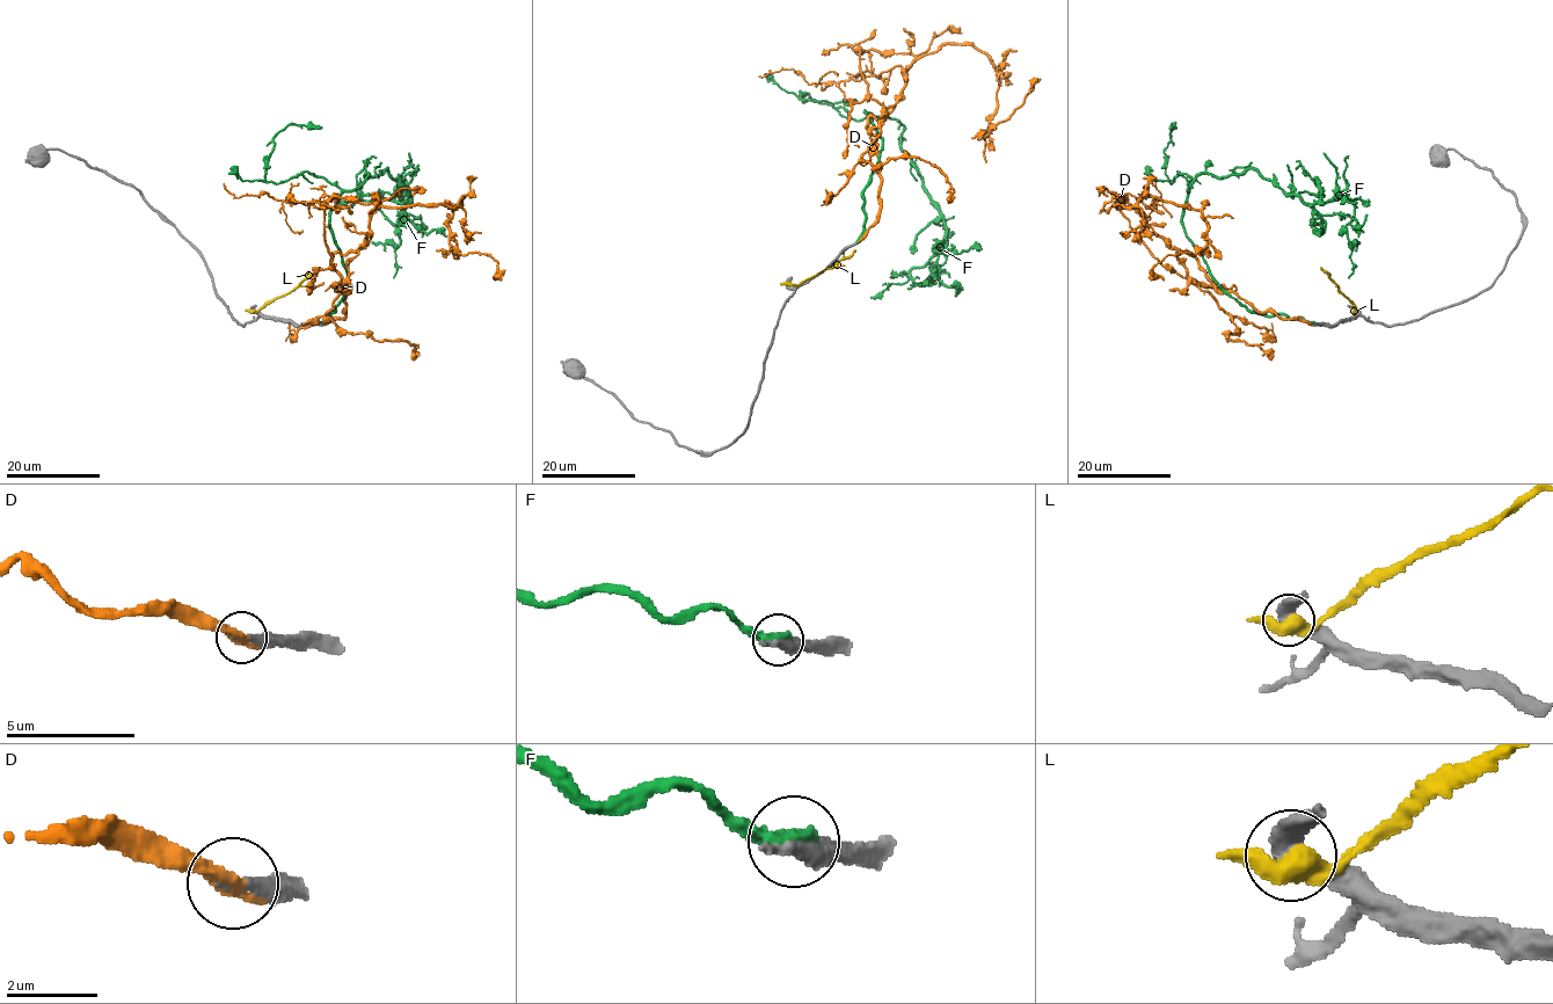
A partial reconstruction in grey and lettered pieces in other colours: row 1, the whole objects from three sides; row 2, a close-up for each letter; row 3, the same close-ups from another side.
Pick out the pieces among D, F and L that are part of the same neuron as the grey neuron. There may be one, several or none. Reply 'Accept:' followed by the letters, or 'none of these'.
Accept: D

